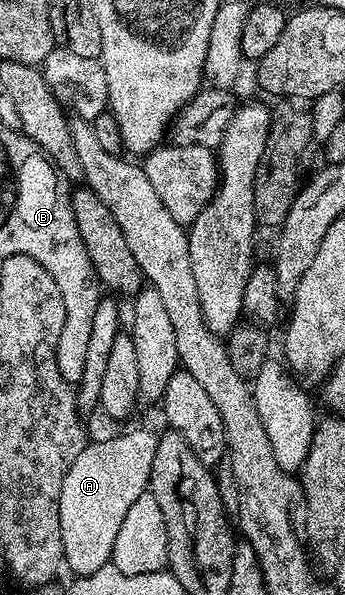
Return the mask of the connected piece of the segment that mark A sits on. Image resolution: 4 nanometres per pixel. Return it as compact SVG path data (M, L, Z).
M127 430L124 434L119 434L116 438L103 438L100 442L95 440L88 441L83 447L81 456L77 456L77 460L73 460L73 464L69 468L69 472L65 472L65 480L61 484L61 496L59 497L59 519L61 520L61 548L63 549L63 560L66 569L72 570L72 575L82 576L84 574L92 574L97 572L97 568L108 565L113 552L113 544L117 544L117 532L121 529L121 523L124 522L129 508L133 504L133 500L137 500L137 496L148 493L149 483L151 481L151 469L153 468L153 456L157 452L157 444L159 443L156 431L151 430Z

